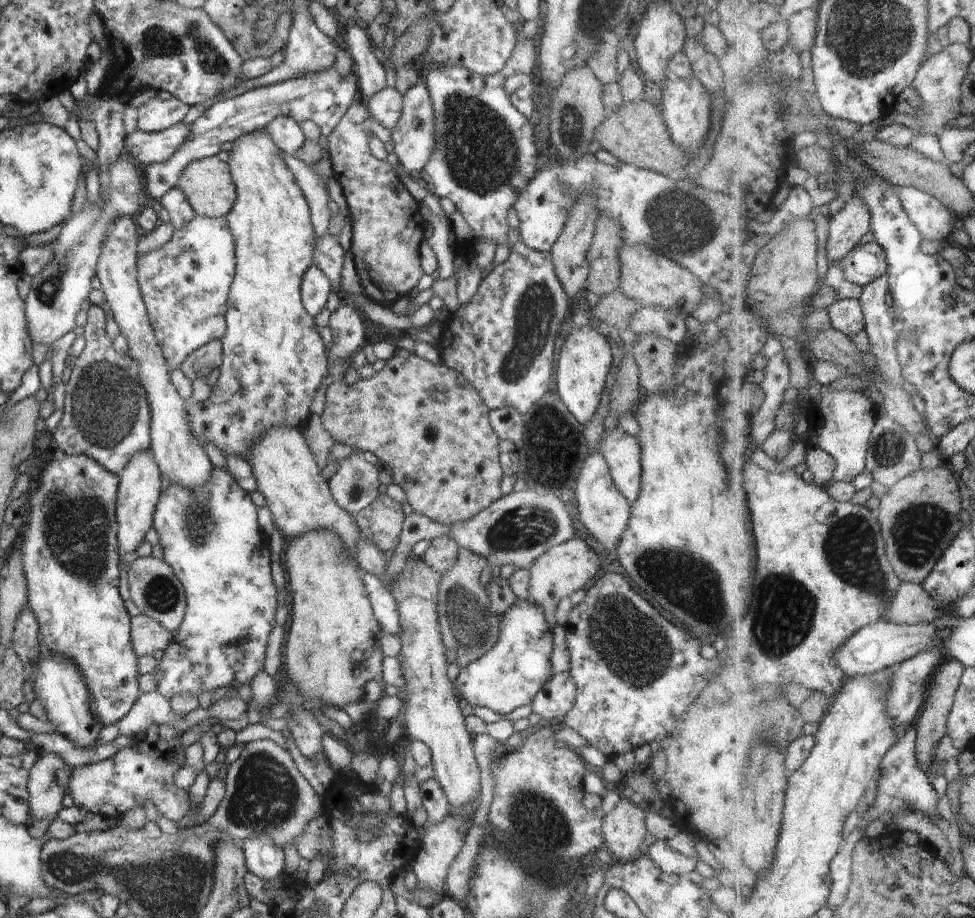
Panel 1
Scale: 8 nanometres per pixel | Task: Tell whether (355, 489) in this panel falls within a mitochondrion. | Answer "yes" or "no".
yes

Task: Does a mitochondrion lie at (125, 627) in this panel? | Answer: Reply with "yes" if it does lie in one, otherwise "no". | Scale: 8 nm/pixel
no

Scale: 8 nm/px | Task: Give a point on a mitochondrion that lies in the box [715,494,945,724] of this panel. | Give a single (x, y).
(782, 594)

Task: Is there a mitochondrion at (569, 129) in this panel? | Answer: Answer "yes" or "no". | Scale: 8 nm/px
yes

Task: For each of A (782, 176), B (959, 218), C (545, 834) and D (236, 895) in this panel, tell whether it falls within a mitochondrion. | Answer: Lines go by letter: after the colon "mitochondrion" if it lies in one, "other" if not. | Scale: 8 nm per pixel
A: other
B: other
C: mitochondrion
D: other

